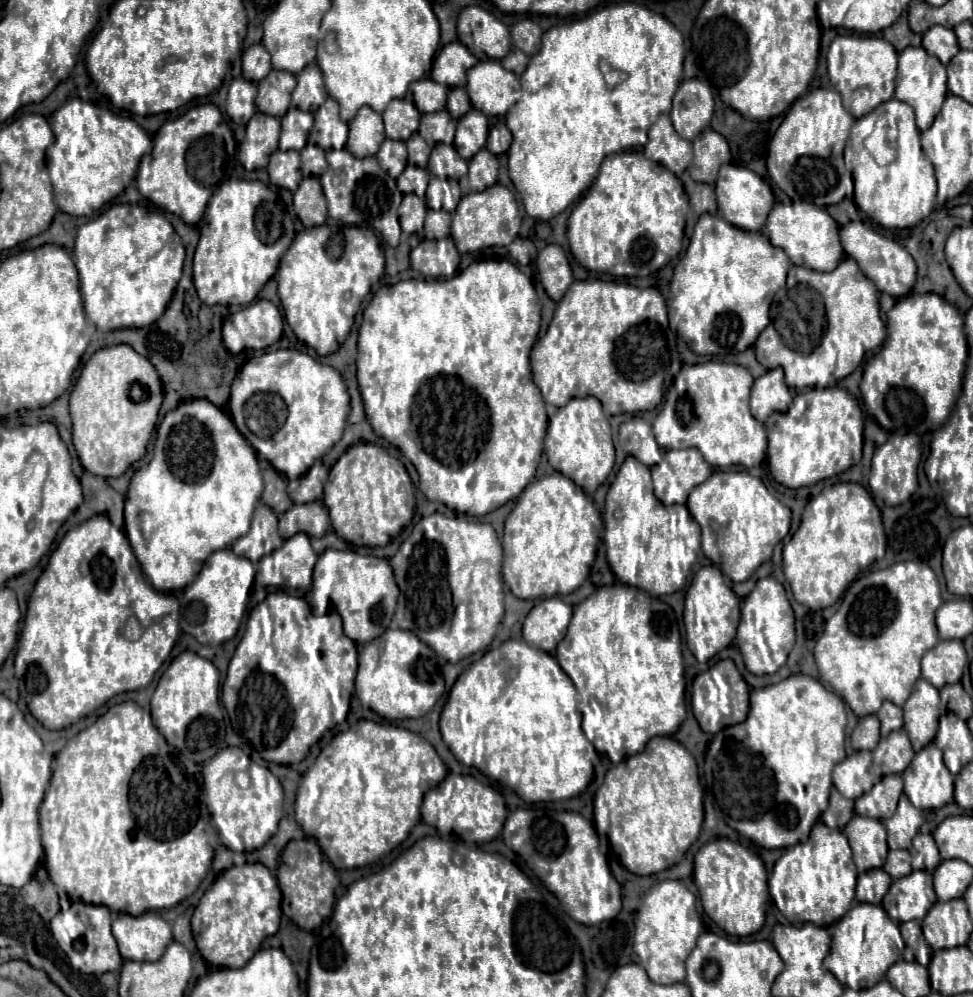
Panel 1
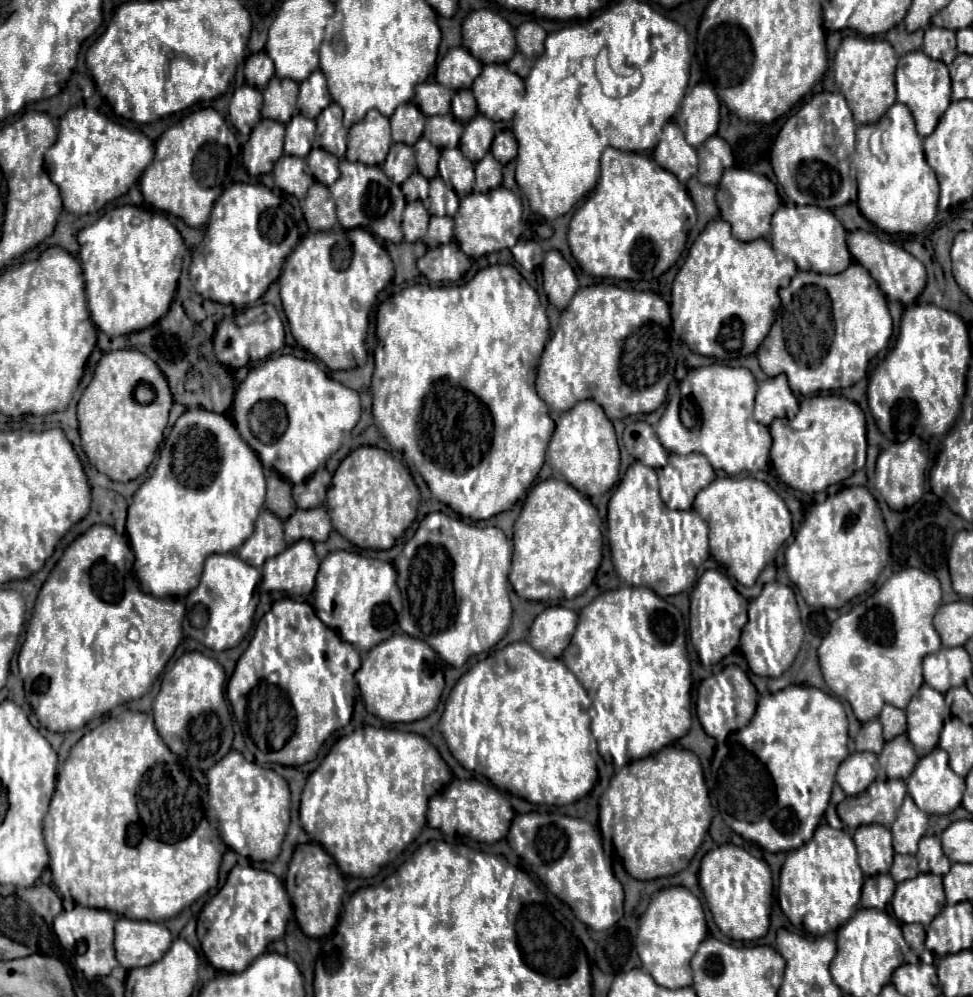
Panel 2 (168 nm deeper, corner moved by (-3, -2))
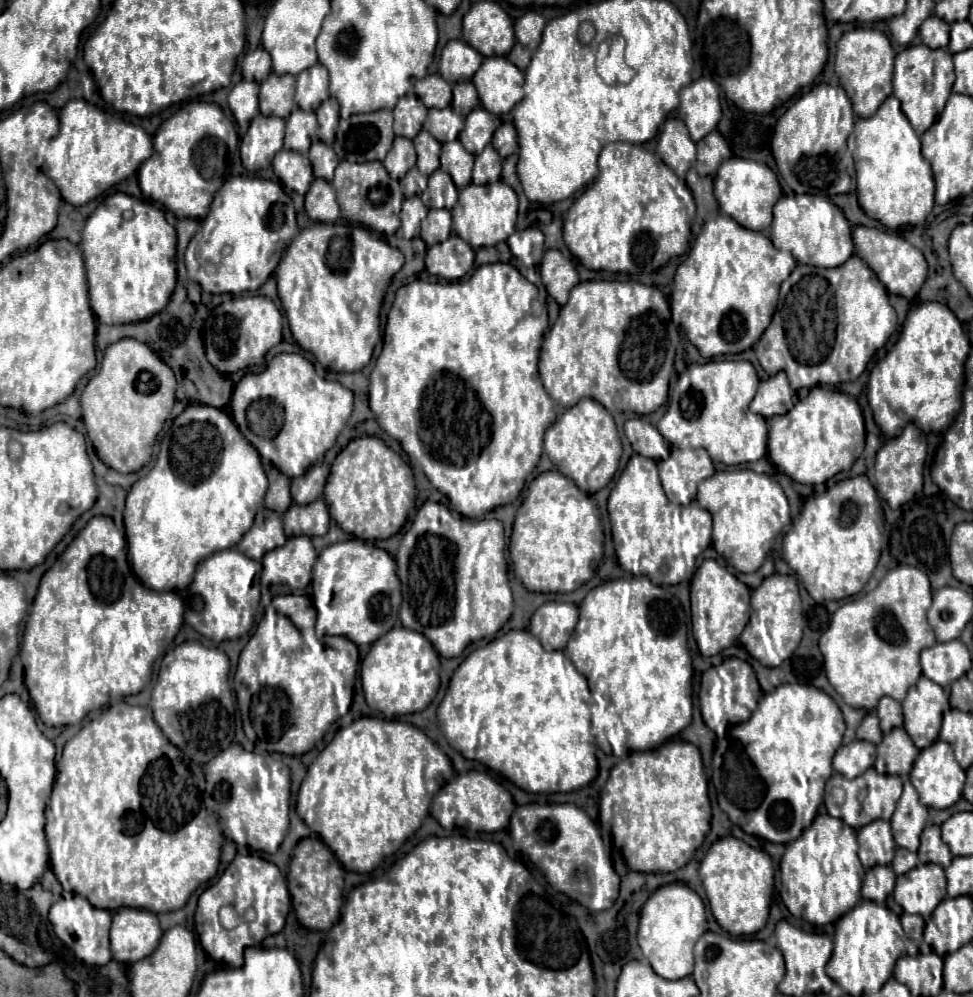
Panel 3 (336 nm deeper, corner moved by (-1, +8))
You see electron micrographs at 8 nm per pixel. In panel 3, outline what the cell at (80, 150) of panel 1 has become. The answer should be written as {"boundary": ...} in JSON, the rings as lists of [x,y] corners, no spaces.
{"boundary":[[[82,99],[67,102],[60,110],[59,132],[51,140],[51,148],[41,170],[55,182],[63,200],[73,206],[83,206],[133,176],[153,154],[152,138],[141,126],[135,126]]]}

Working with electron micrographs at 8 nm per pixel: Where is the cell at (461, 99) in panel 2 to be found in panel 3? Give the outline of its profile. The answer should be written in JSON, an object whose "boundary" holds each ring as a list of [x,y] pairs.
{"boundary":[[[457,82],[453,86],[453,102],[451,108],[461,114],[467,116],[469,110],[475,110],[479,106],[479,98],[477,98],[477,90],[473,86],[473,82]]]}

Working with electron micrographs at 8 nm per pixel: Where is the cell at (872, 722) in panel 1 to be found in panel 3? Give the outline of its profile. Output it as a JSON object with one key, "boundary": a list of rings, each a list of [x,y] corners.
{"boundary":[[[869,712],[861,726],[857,728],[857,738],[859,740],[867,740],[867,742],[873,742],[873,744],[879,744],[883,734],[881,734],[881,728],[879,728],[879,718],[875,716],[875,712]]]}

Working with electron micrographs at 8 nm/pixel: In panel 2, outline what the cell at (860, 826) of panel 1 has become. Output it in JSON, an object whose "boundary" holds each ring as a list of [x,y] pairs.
{"boundary":[[[863,824],[853,834],[857,852],[859,852],[859,866],[865,876],[885,874],[893,864],[893,846],[891,846],[891,832],[881,824]]]}

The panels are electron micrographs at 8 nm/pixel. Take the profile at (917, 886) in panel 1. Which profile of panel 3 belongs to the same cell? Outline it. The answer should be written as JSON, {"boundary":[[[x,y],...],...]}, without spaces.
{"boundary":[[[921,864],[907,874],[897,876],[893,892],[895,902],[907,914],[919,914],[929,920],[937,904],[947,896],[945,870],[937,864]]]}

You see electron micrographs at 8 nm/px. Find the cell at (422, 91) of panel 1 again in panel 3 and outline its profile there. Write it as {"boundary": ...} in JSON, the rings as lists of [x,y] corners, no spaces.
{"boundary":[[[439,74],[417,80],[415,94],[427,108],[447,108],[451,104],[451,84],[445,82]]]}

